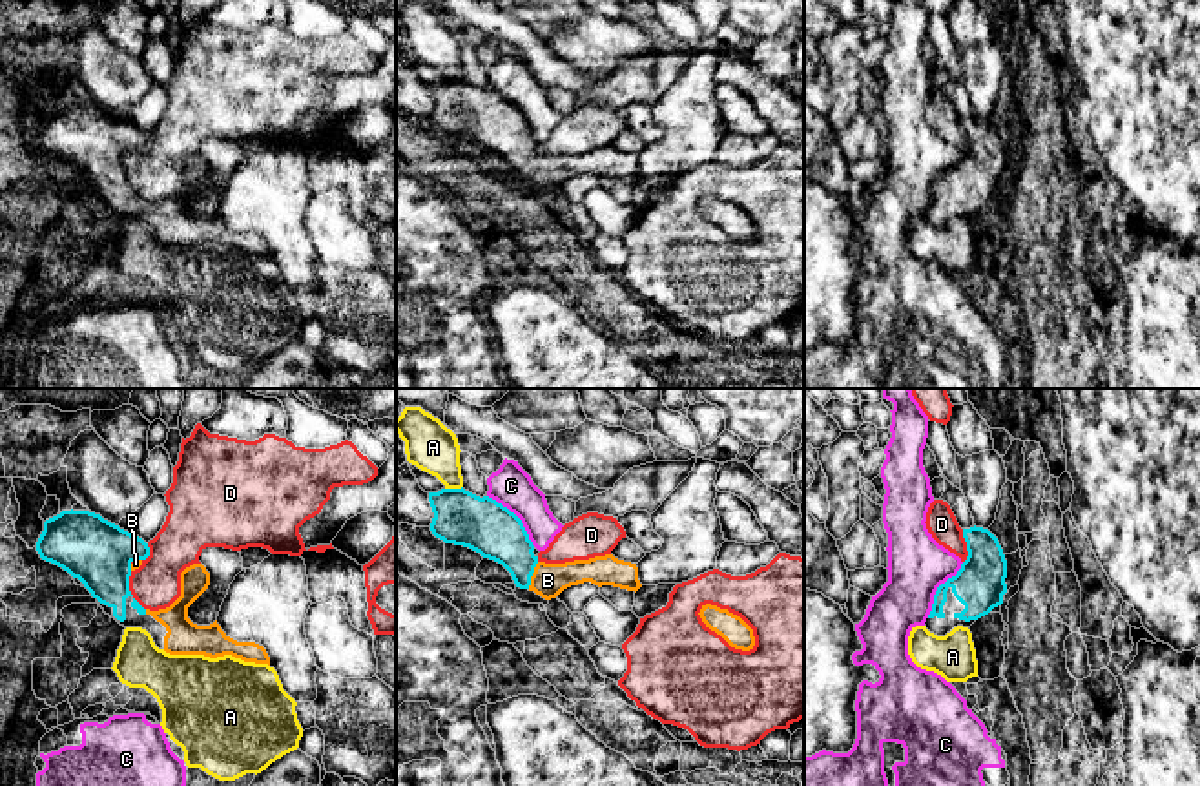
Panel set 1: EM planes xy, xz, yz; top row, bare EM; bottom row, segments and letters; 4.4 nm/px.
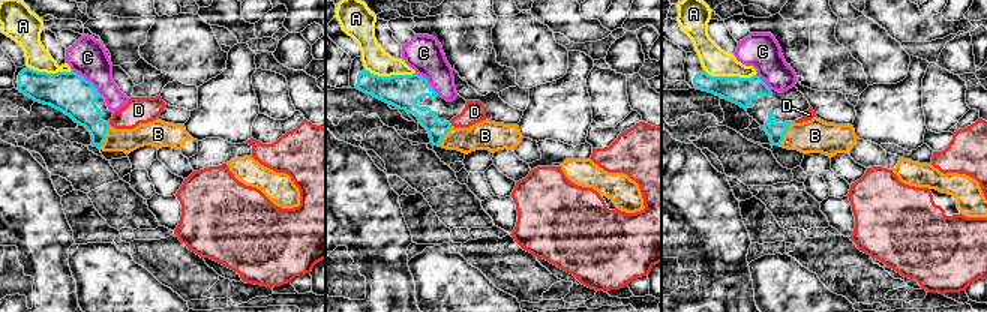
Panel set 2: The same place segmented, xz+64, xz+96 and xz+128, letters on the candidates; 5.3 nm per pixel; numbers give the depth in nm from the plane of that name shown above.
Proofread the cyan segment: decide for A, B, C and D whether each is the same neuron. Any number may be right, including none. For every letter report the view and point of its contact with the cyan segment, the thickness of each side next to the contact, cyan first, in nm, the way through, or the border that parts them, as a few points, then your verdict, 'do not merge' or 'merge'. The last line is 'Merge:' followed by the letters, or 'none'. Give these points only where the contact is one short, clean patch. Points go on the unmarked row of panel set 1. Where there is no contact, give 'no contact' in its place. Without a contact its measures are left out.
A: xz (453, 81) | 240/220 nm | do not merge
B: xz (531, 166) | 240/150 nm | across xz (496, 124), (531, 166), (548, 172) | merge
C: yz (938, 179) | 220/260 nm | do not merge
D: xy (130, 183) | 300/220 nm | along xy (130, 163), (130, 185), (144, 201) | do not merge
Merge: B

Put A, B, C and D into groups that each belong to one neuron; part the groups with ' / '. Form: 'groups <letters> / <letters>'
groups A / B / C / D

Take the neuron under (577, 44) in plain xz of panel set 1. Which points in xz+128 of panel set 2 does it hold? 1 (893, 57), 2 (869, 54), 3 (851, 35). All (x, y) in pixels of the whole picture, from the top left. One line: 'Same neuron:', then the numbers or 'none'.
Same neuron: 1, 2, 3

